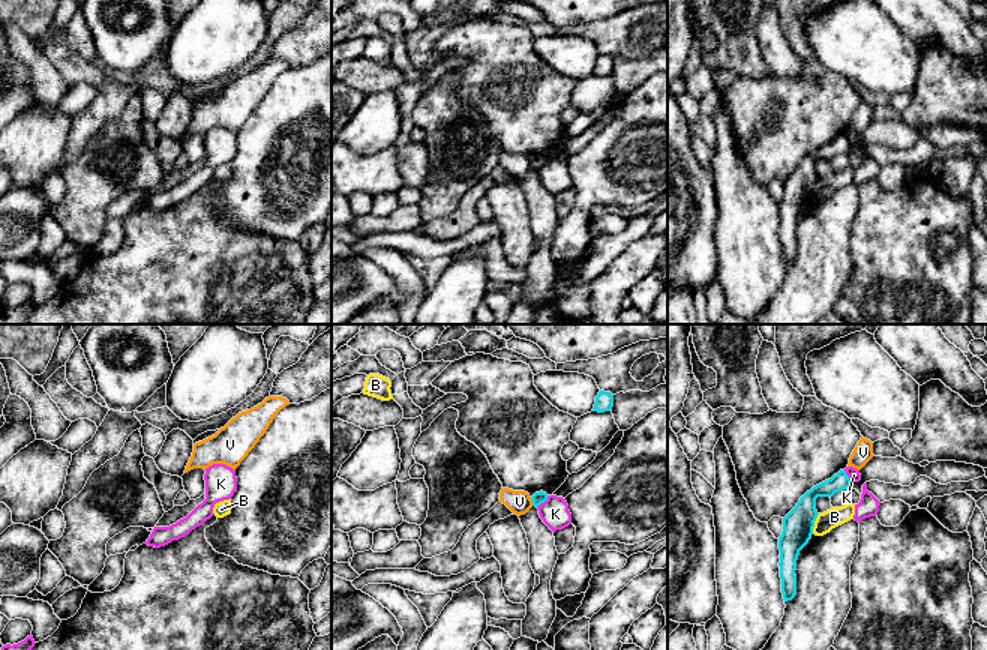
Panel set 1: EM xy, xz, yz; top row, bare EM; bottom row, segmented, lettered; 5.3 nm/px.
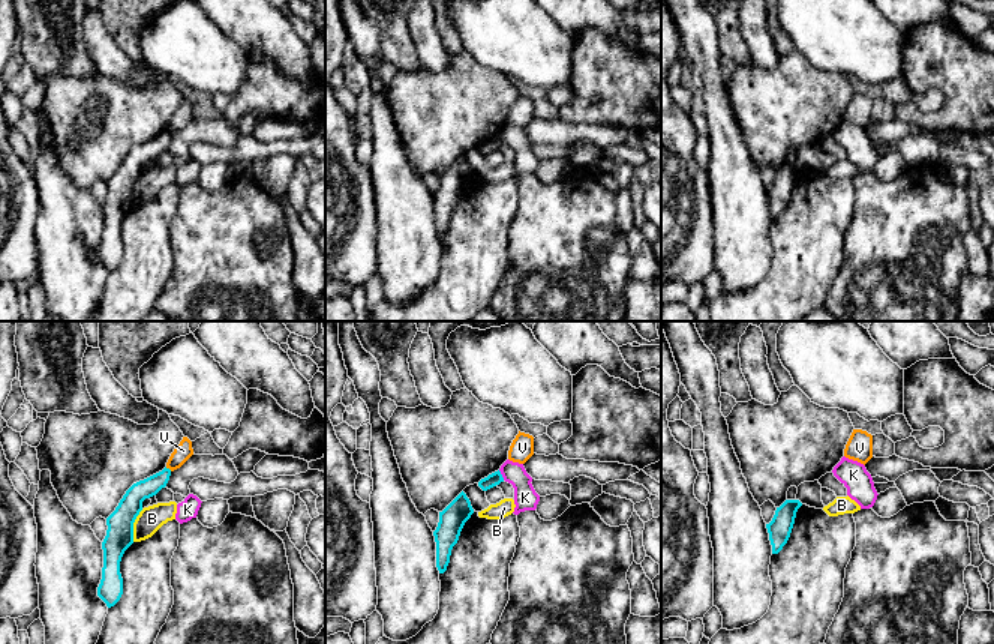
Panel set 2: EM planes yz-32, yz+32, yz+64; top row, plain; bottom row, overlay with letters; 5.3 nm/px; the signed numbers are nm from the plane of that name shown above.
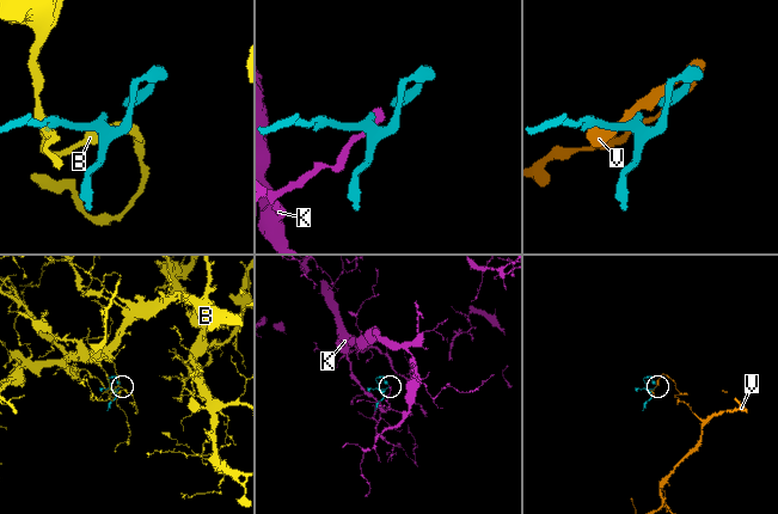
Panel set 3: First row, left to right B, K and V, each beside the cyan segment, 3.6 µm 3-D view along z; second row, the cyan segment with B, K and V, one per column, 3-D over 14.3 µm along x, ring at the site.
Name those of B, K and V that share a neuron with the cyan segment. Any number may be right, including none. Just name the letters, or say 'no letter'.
no letter

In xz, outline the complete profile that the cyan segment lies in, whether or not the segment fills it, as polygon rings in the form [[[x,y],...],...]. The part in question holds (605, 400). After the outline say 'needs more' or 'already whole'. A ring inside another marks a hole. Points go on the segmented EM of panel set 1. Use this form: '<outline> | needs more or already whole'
[[[600,390],[596,396],[596,404],[592,411],[604,413],[610,411],[614,407],[614,395],[610,392]]] | already whole

